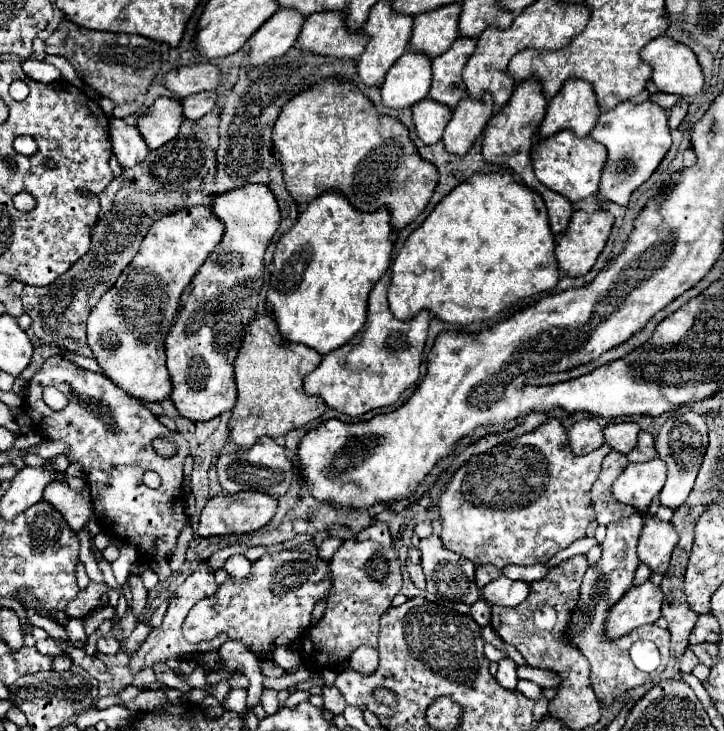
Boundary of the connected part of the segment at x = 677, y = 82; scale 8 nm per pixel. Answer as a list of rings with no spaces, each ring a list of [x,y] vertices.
[[[668,36],[654,38],[642,50],[642,60],[652,66],[652,82],[660,92],[692,96],[704,86],[704,74],[694,52]]]

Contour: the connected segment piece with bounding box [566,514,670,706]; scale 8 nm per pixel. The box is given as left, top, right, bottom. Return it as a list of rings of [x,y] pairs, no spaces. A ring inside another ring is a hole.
[[[632,514],[628,518],[622,518],[618,522],[608,524],[608,532],[606,532],[606,538],[602,542],[602,558],[596,564],[588,566],[584,580],[582,580],[582,586],[580,586],[578,606],[572,610],[572,616],[570,616],[568,628],[566,628],[568,640],[572,640],[572,644],[580,650],[580,654],[584,654],[588,658],[588,662],[592,666],[592,676],[590,676],[592,688],[594,688],[598,700],[604,702],[606,706],[612,706],[612,702],[618,696],[622,696],[624,692],[656,678],[666,668],[666,664],[670,660],[670,632],[664,628],[658,628],[656,624],[640,626],[640,628],[636,628],[636,630],[616,638],[616,640],[606,638],[606,632],[604,632],[604,624],[606,624],[608,612],[610,612],[608,608],[612,608],[634,584],[634,572],[640,564],[640,560],[636,556],[636,546],[638,546],[638,536],[640,536],[642,524],[644,524],[642,514]],[[636,640],[652,640],[658,646],[658,650],[662,654],[662,664],[658,670],[646,674],[646,672],[640,672],[632,664],[628,650]]]

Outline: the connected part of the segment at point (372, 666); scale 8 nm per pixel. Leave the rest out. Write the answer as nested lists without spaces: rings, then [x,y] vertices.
[[[360,646],[356,648],[356,652],[352,652],[352,656],[348,658],[348,664],[360,674],[374,672],[378,668],[378,650],[372,646]]]

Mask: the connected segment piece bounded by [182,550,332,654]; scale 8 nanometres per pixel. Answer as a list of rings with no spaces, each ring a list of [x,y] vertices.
[[[280,552],[264,554],[252,564],[248,578],[240,580],[228,576],[218,588],[216,596],[204,598],[195,604],[184,621],[184,638],[188,642],[212,640],[220,632],[238,638],[252,652],[274,652],[276,638],[300,638],[308,628],[314,604],[326,600],[332,590],[330,566],[316,554]]]

